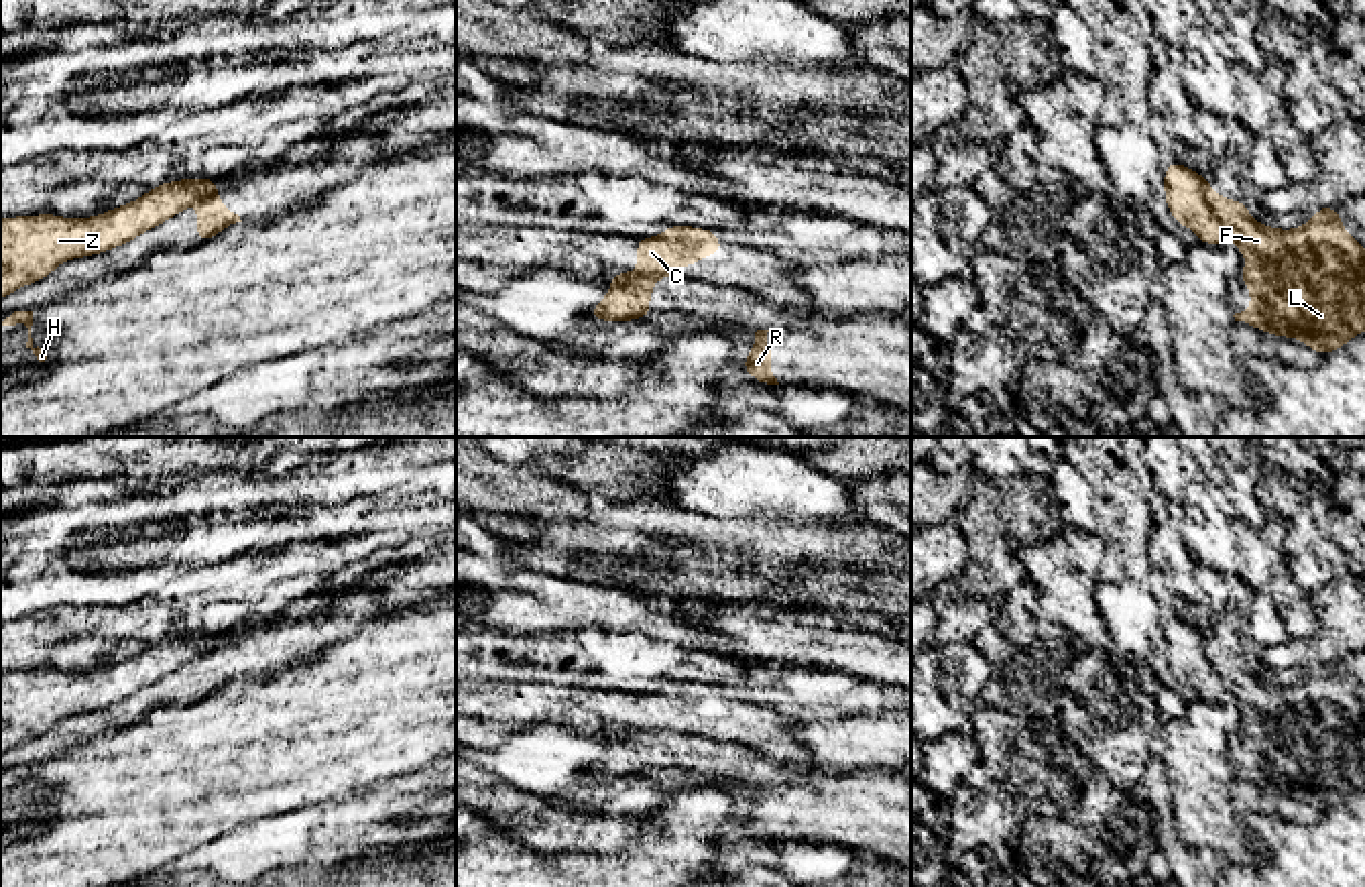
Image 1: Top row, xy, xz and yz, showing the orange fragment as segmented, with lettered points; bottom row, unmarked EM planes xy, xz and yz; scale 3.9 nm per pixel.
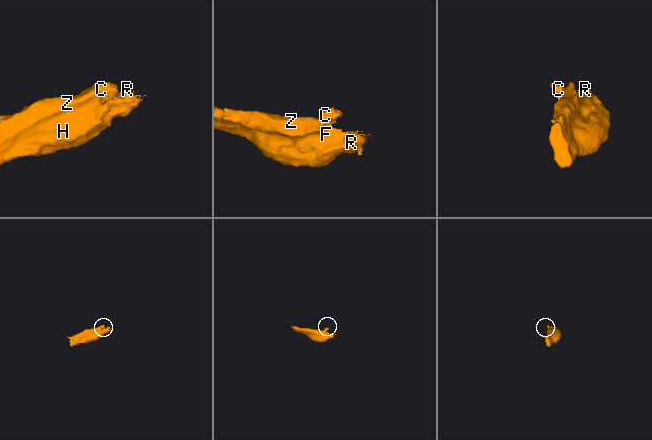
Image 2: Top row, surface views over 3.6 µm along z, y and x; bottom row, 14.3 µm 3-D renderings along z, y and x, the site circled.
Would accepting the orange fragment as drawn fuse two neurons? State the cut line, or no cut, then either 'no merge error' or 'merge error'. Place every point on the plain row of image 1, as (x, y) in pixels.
yz (1205, 633), (1205, 658), (1227, 694) | merge error

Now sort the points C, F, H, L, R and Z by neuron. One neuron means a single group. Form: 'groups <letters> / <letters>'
groups C / F H L R Z

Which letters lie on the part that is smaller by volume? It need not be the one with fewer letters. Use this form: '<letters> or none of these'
C

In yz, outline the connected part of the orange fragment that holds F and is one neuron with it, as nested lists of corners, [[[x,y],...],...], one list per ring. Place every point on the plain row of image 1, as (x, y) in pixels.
[[[1204,639],[1204,655],[1227,696],[1239,702],[1239,732],[1249,741],[1253,761],[1235,777],[1290,791],[1326,812],[1365,787],[1365,706],[1341,679],[1341,667],[1324,659],[1304,682],[1280,686],[1259,679],[1243,657],[1231,657]]]

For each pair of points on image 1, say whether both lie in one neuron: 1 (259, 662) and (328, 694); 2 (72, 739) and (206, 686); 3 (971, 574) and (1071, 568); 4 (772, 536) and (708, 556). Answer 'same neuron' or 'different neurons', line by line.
1: different neurons
2: same neuron
3: different neurons
4: different neurons

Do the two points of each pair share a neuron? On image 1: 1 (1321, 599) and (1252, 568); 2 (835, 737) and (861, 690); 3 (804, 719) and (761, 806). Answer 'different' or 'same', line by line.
1: different
2: same
3: different

